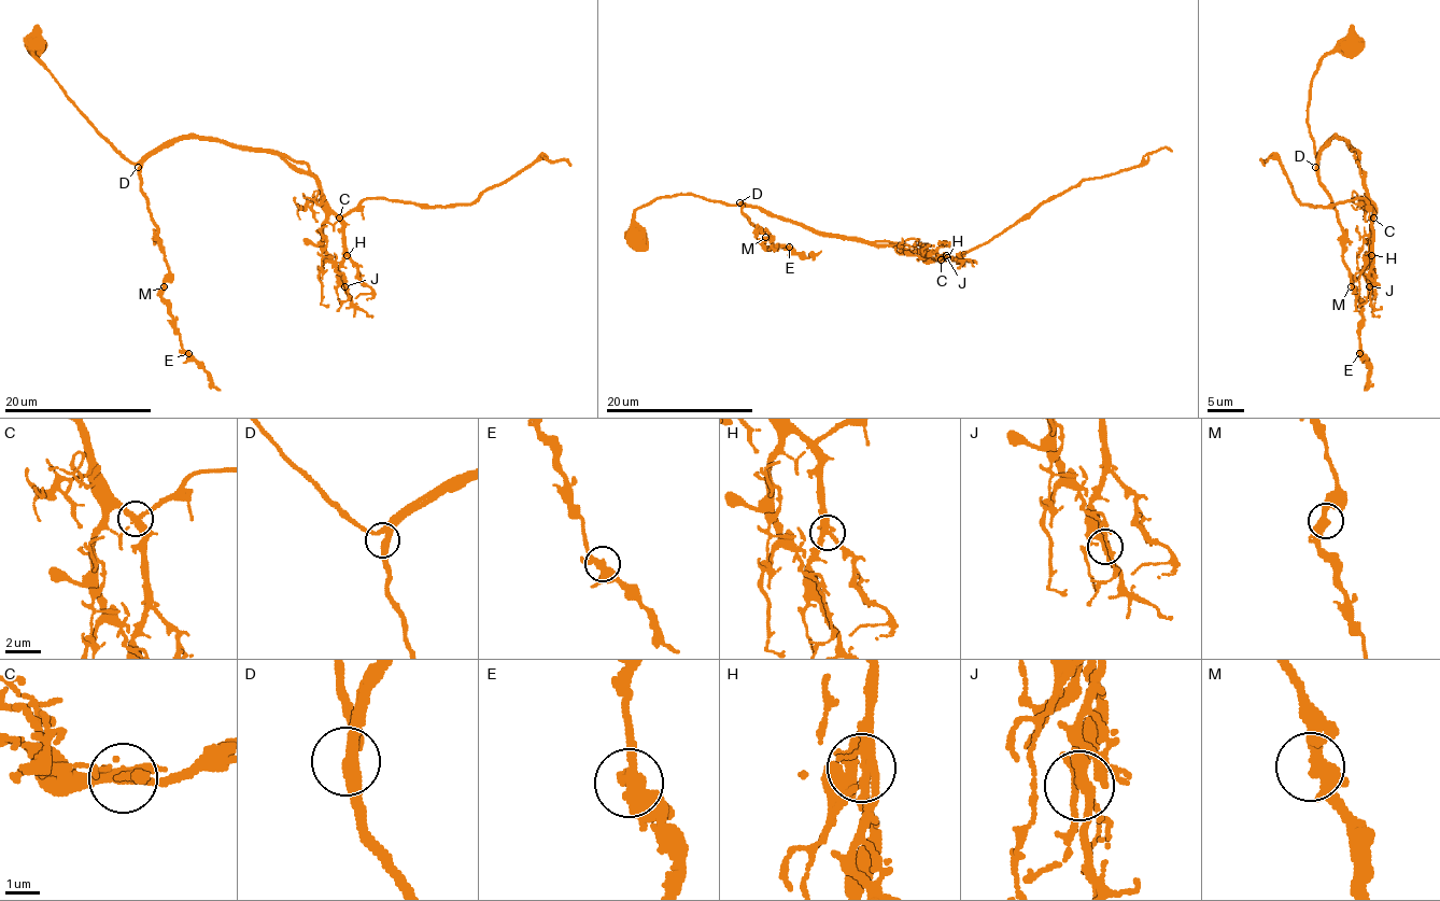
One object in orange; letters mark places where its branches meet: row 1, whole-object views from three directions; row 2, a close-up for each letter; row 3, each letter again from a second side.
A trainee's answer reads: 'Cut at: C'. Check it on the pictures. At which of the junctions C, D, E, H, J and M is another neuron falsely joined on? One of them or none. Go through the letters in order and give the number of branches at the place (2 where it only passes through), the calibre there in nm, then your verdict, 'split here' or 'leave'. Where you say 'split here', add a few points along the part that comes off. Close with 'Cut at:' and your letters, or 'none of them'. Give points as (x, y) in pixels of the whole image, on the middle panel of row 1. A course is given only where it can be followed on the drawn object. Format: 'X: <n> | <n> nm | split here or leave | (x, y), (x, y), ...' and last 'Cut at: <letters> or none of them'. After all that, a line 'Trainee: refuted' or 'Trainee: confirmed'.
C: 3 | 320 nm | split here | (940, 259), (957, 259), (1084, 180), (1141, 164), (1152, 153), (1165, 146), (1172, 151)
D: 3 | 320 nm | leave
E: 3 | 360 nm | leave
H: 3 | 320 nm | leave
J: 3 | 320 nm | leave
M: 3 | 320 nm | leave
Cut at: C
Trainee: confirmed

